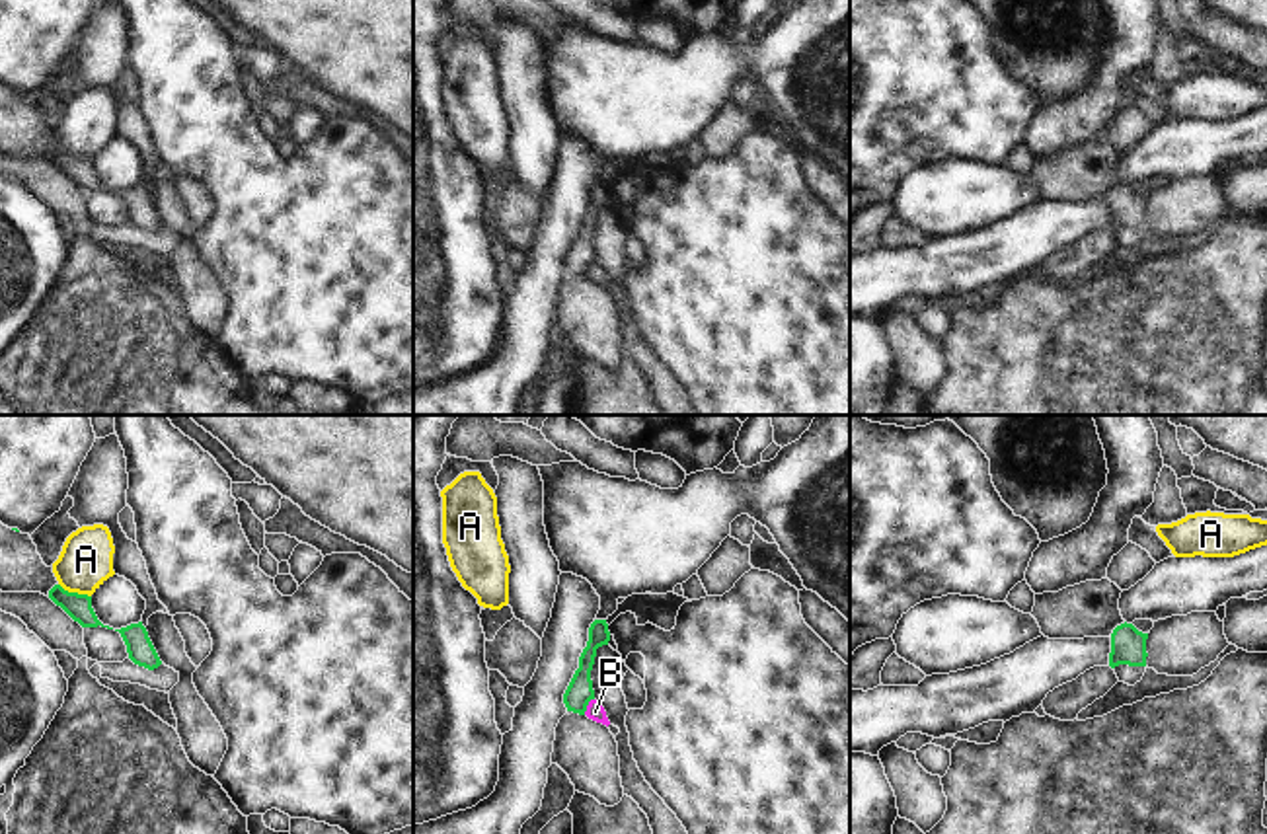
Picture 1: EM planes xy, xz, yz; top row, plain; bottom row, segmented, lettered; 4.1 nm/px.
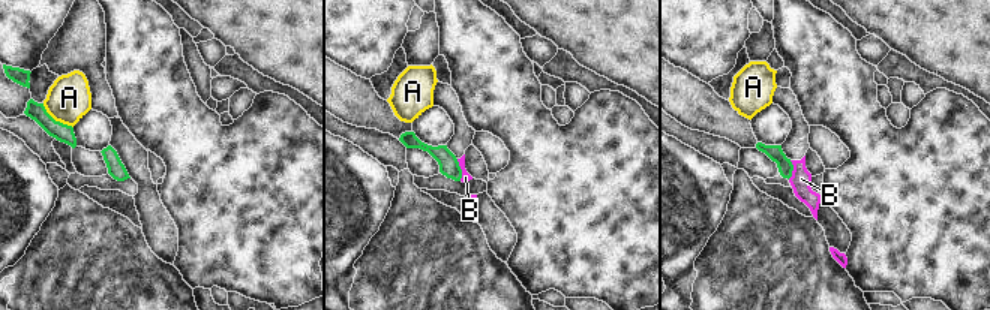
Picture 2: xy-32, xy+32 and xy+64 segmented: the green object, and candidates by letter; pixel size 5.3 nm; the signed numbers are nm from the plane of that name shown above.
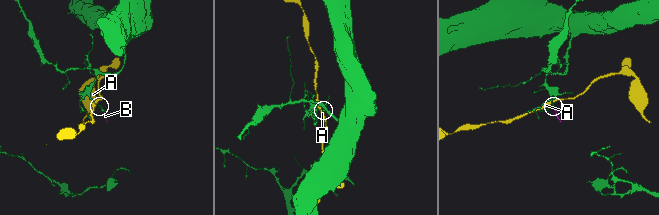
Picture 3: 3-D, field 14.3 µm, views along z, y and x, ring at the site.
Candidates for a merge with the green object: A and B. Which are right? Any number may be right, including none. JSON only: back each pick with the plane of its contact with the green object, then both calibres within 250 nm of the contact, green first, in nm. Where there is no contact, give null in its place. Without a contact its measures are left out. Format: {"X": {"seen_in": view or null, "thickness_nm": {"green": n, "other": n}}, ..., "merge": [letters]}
{"merge": []}

